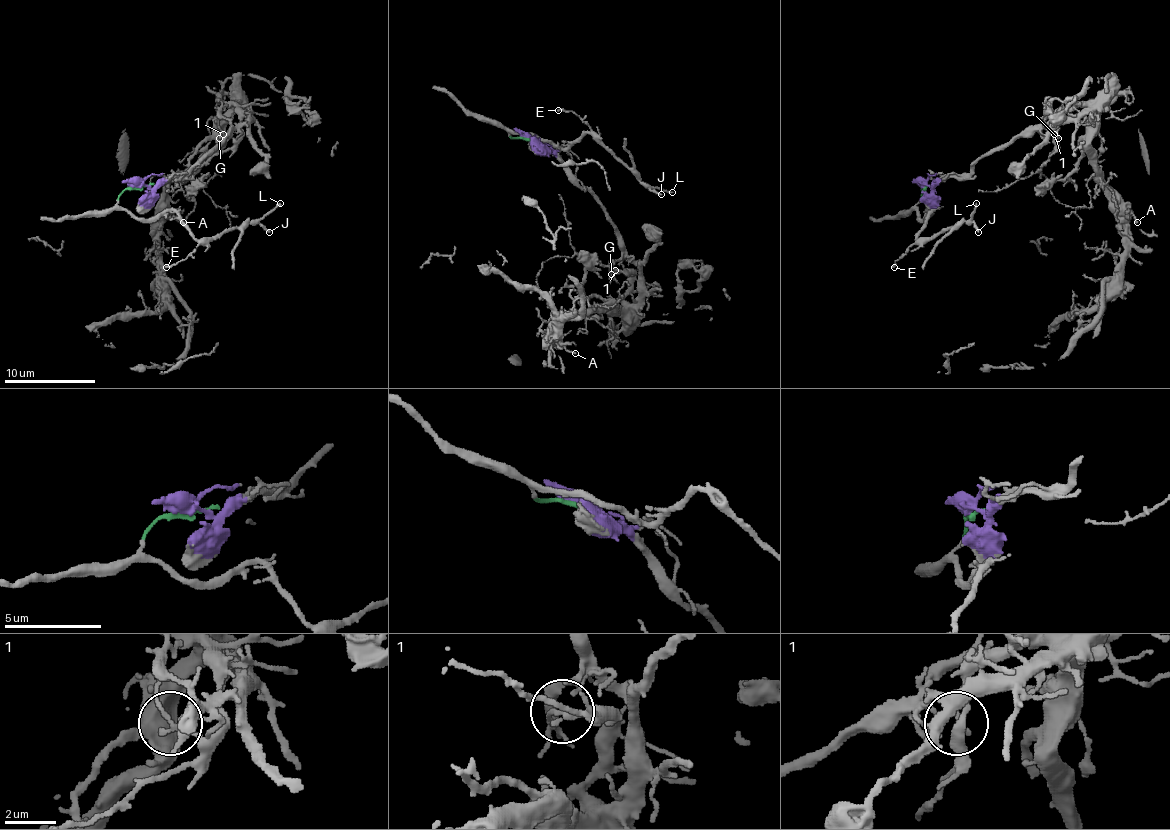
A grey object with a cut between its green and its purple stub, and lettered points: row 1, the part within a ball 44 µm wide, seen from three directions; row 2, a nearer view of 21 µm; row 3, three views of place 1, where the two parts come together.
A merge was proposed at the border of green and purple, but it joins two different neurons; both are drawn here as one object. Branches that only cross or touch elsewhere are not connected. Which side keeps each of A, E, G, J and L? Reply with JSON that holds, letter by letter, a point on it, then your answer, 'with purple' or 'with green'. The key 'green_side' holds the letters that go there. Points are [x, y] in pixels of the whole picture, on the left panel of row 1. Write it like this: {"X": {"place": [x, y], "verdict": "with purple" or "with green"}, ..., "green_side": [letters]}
{"A": {"place": [183, 222], "verdict": "with purple"}, "E": {"place": [166, 267], "verdict": "with green"}, "G": {"place": [219, 138], "verdict": "with purple"}, "J": {"place": [269, 232], "verdict": "with green"}, "L": {"place": [280, 203], "verdict": "with green"}, "green_side": ["E", "J", "L"]}

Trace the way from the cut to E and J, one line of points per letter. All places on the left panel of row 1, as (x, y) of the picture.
E: (141, 186), (127, 189), (118, 205), (138, 218), (175, 211), (198, 244), (184, 260), (166, 266)
J: (141, 186), (118, 198), (118, 205), (138, 218), (175, 211), (200, 239), (218, 239), (248, 223), (269, 232)

